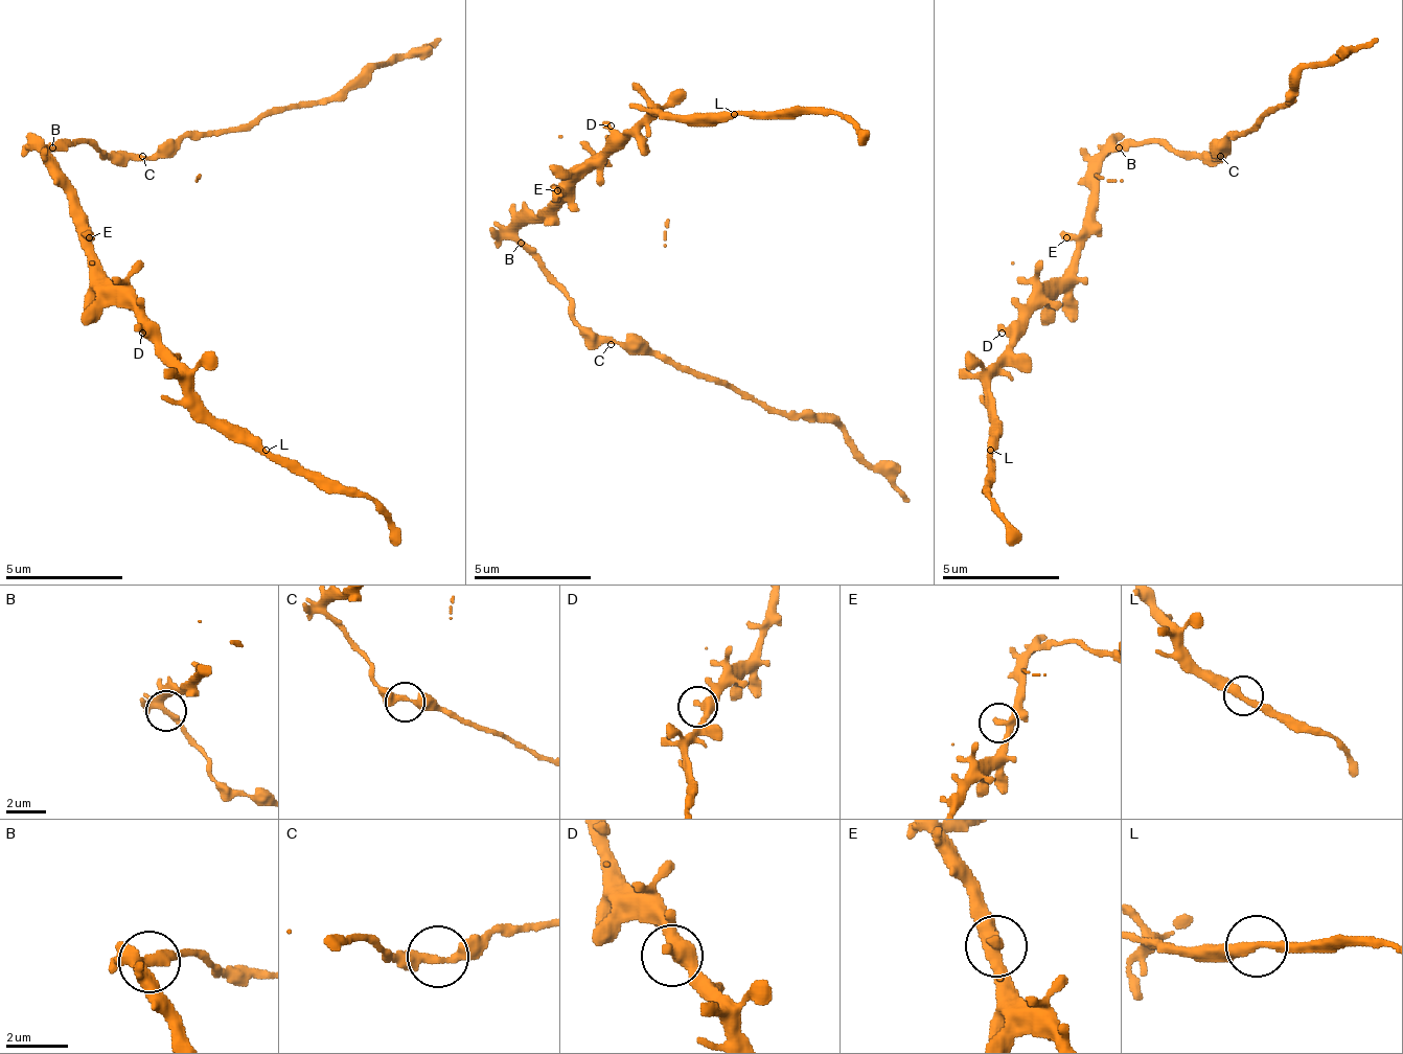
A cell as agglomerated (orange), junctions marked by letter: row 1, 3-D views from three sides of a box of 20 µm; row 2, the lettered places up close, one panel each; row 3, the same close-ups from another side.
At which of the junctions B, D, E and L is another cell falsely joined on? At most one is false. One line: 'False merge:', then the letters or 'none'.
False merge: B

